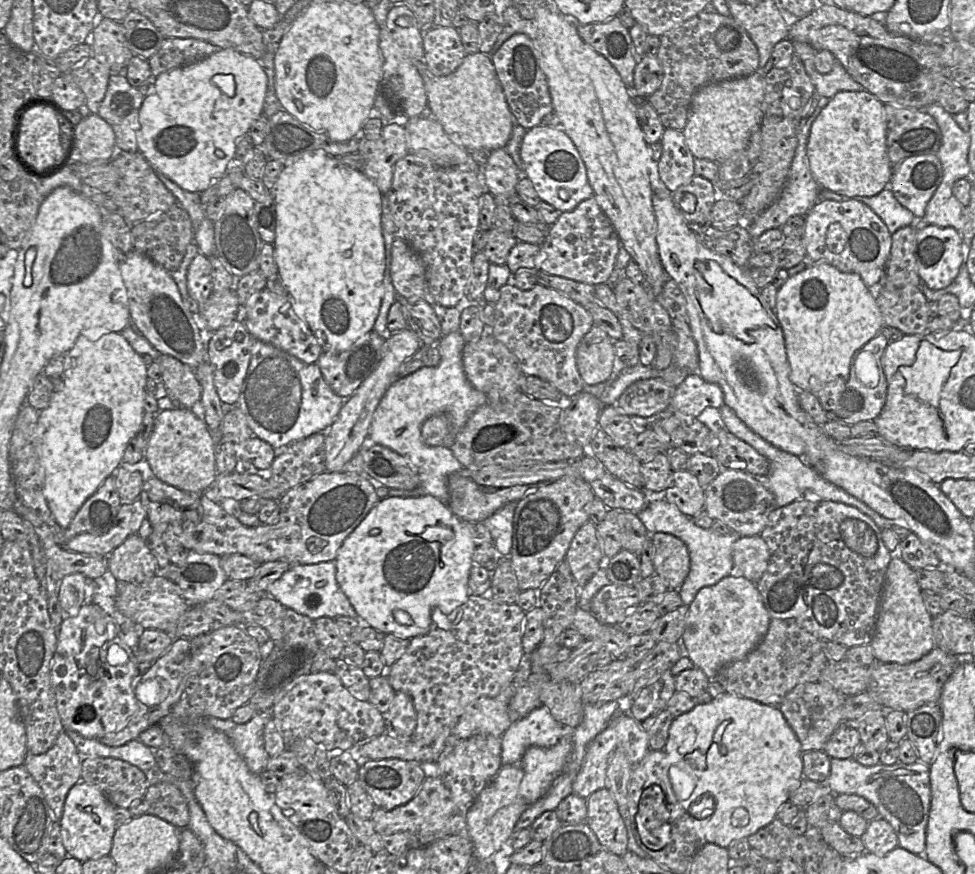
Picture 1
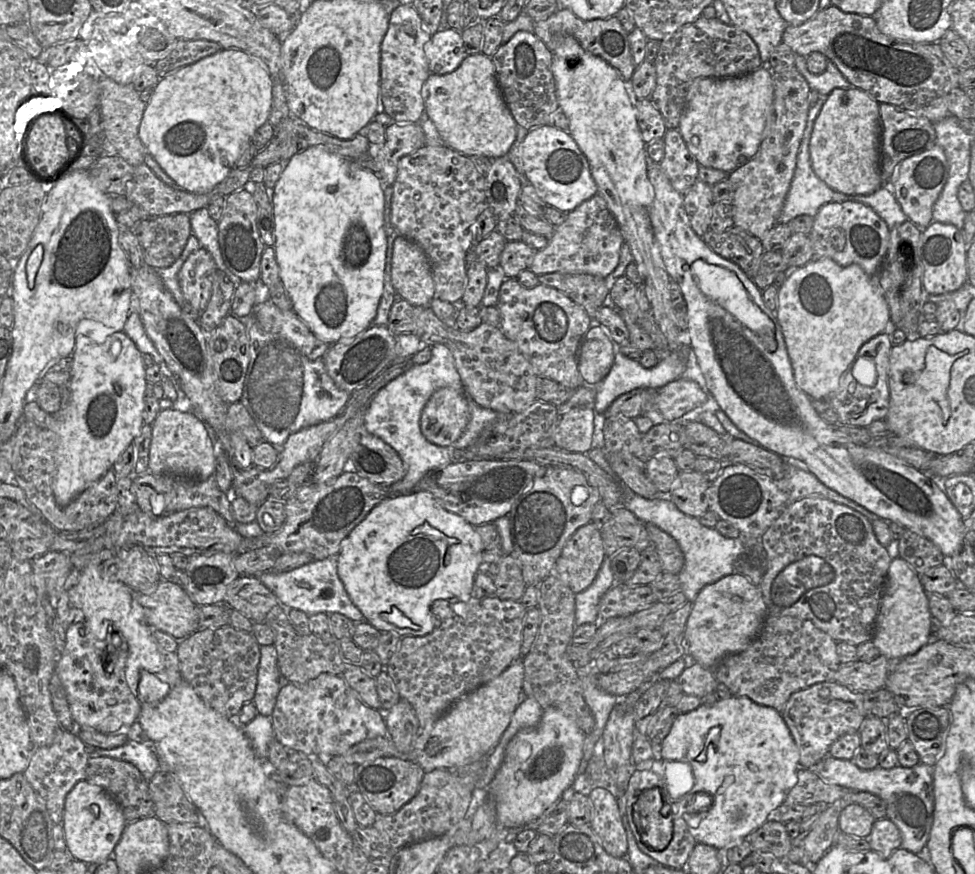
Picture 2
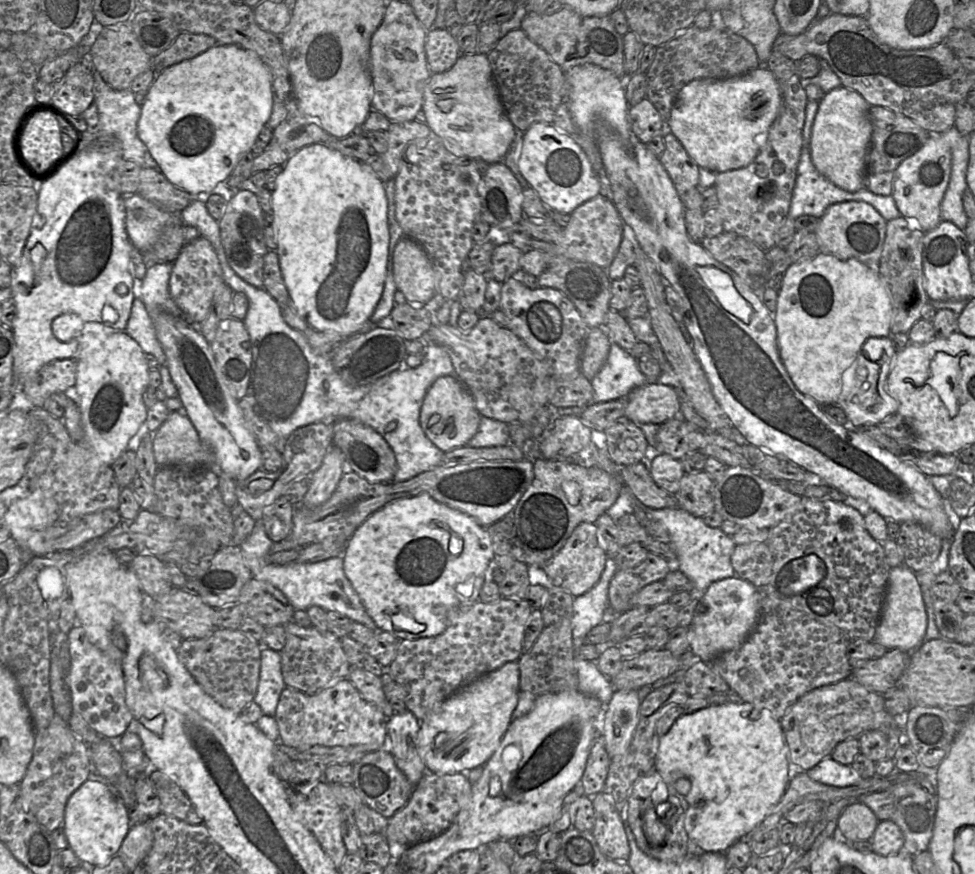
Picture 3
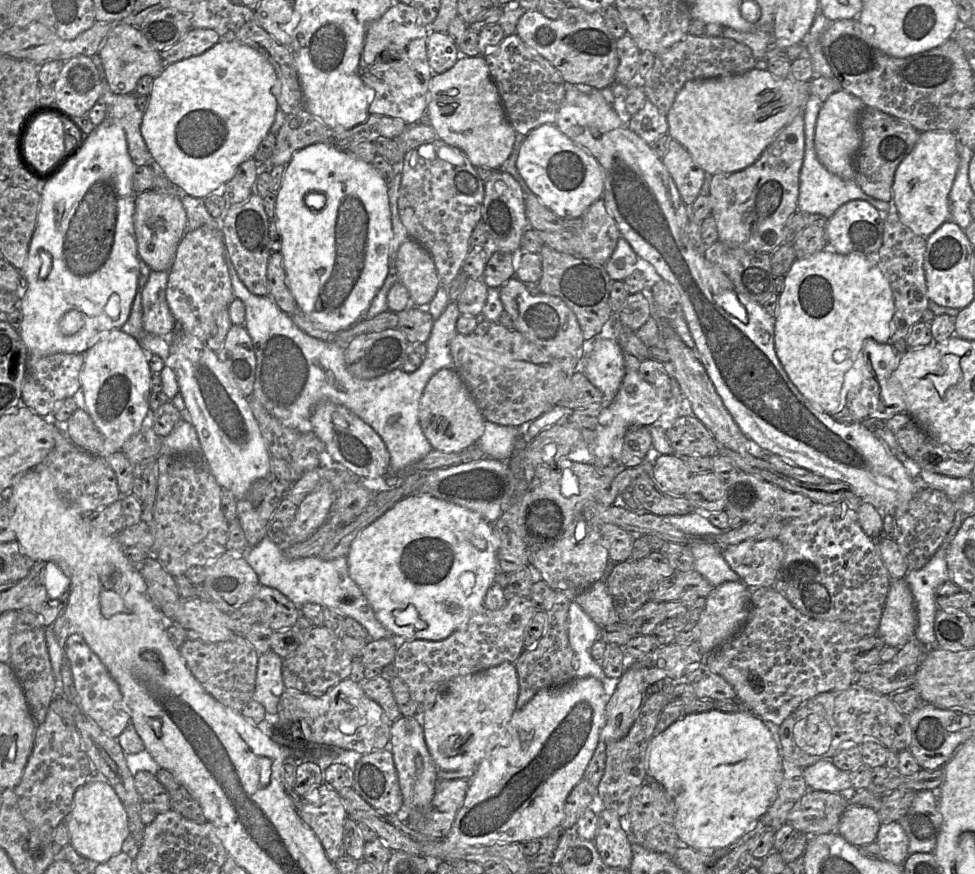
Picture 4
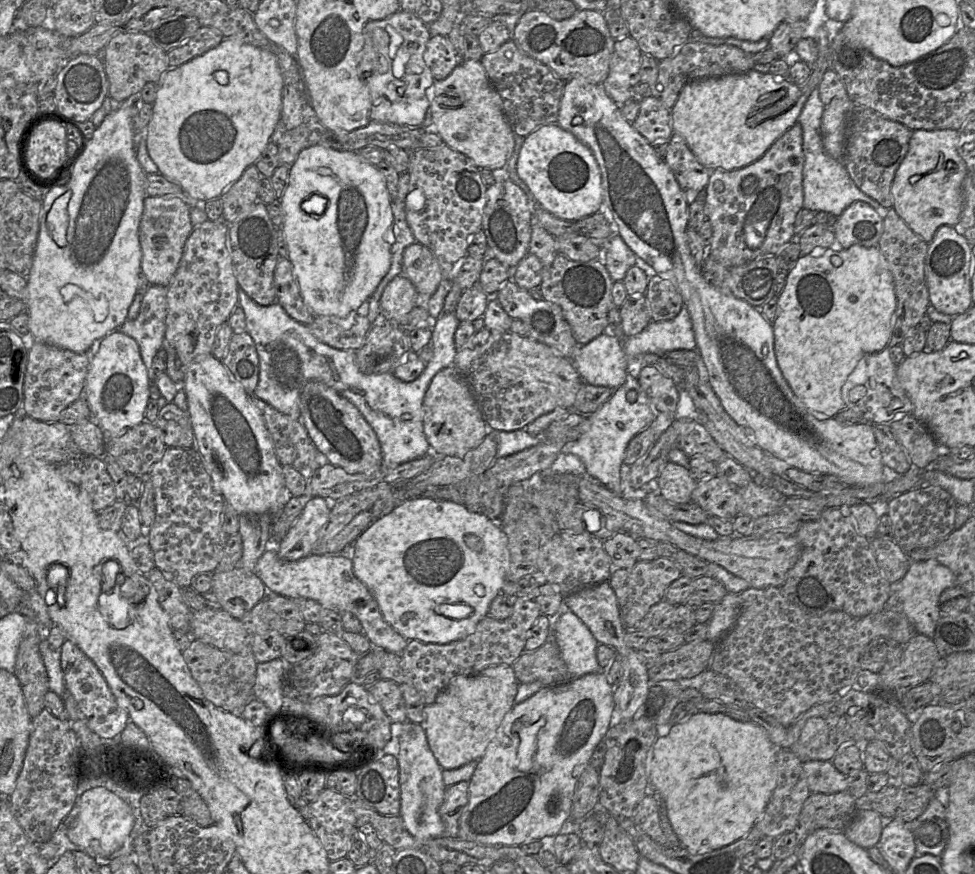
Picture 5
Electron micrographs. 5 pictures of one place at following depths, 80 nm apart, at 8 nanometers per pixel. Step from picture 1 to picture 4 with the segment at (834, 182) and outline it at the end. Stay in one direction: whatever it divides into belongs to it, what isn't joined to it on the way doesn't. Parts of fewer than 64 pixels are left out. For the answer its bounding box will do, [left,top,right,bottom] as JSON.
[814,89,864,179]

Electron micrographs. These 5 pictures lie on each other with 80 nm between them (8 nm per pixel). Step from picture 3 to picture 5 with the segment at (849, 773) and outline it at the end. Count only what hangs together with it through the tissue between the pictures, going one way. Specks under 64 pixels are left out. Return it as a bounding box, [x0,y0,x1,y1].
[802,761,847,794]

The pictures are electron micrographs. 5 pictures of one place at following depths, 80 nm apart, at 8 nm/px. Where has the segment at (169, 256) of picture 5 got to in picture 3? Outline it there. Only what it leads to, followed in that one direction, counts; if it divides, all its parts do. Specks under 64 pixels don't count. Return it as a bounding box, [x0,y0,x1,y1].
[122,193,180,255]

